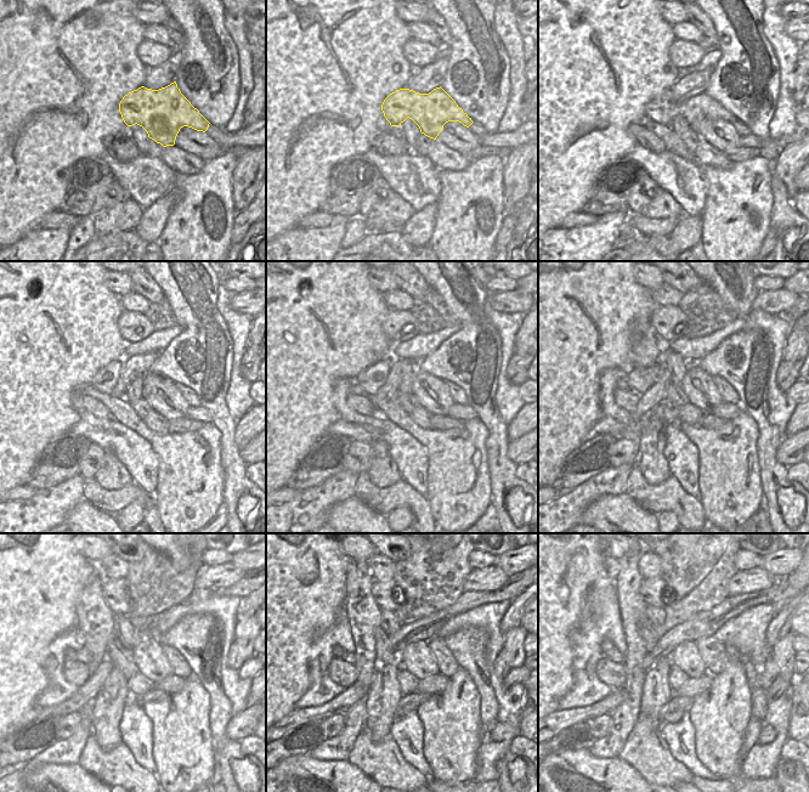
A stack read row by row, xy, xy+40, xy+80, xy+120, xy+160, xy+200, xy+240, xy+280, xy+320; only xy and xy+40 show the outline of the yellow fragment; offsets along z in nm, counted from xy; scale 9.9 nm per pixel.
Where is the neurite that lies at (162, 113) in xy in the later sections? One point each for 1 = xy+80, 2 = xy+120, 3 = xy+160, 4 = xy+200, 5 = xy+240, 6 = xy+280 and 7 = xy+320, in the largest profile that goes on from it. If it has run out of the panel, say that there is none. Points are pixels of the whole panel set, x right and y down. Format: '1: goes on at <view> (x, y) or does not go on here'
1: goes on at xy+80 (665, 107)
2: goes on at xy+120 (105, 380)
3: goes on at xy+160 (371, 379)
4: goes on at xy+200 (639, 379)
5: goes on at xy+240 (81, 655)
6: goes on at xy+280 (349, 657)
7: goes on at xy+320 (614, 655)

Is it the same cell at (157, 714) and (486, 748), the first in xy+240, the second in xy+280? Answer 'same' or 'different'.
different

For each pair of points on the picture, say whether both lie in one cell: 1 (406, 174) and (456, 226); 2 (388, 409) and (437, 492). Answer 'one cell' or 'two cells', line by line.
1: two cells
2: one cell

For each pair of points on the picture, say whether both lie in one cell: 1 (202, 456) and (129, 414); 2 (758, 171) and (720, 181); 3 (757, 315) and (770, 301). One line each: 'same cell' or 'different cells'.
1: same cell
2: same cell
3: different cells

